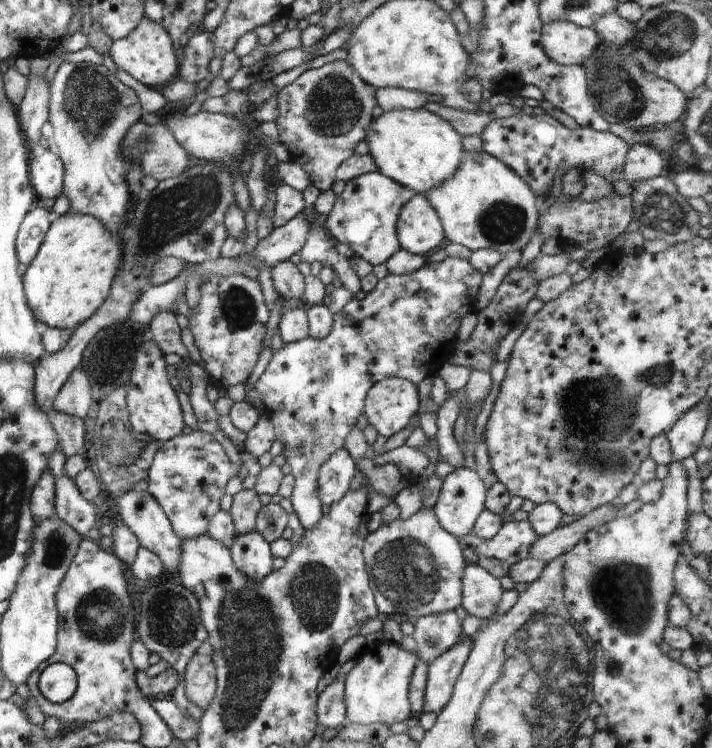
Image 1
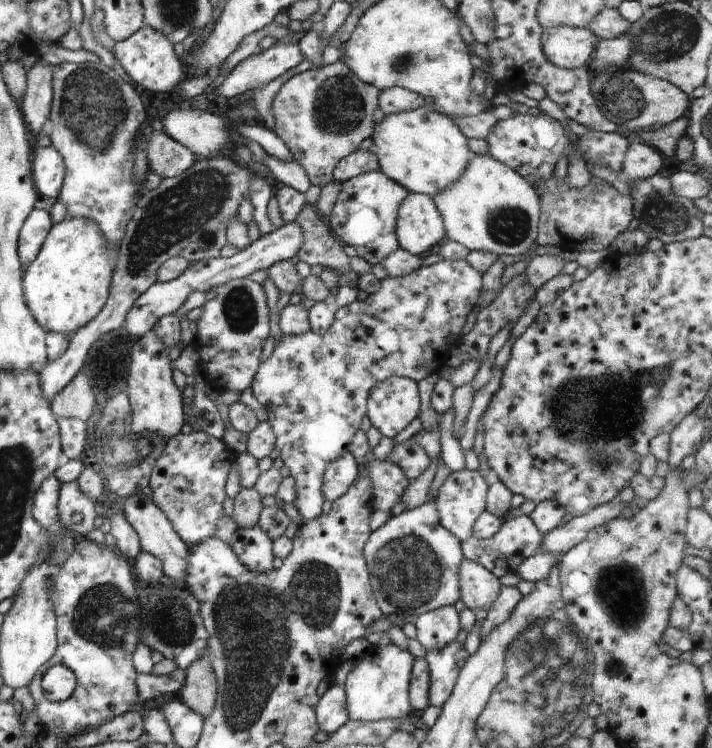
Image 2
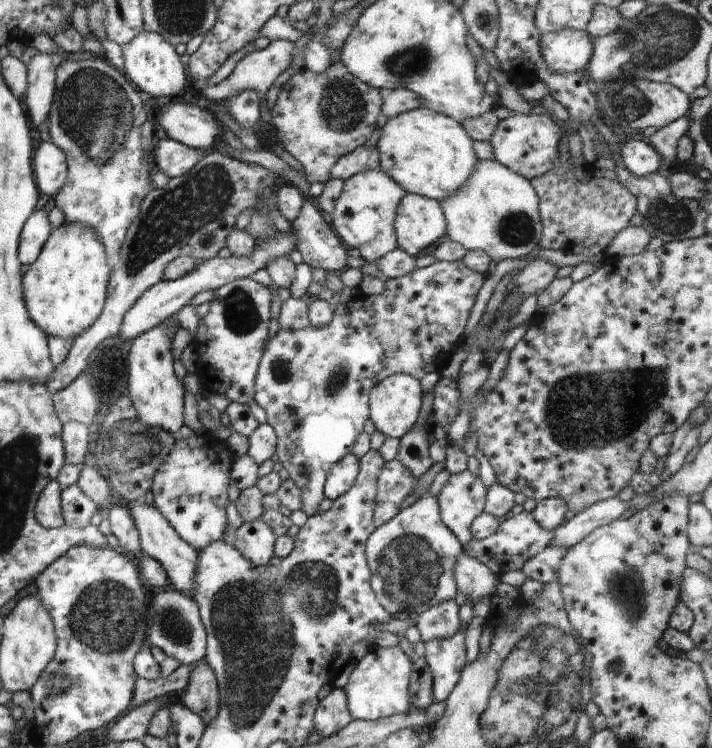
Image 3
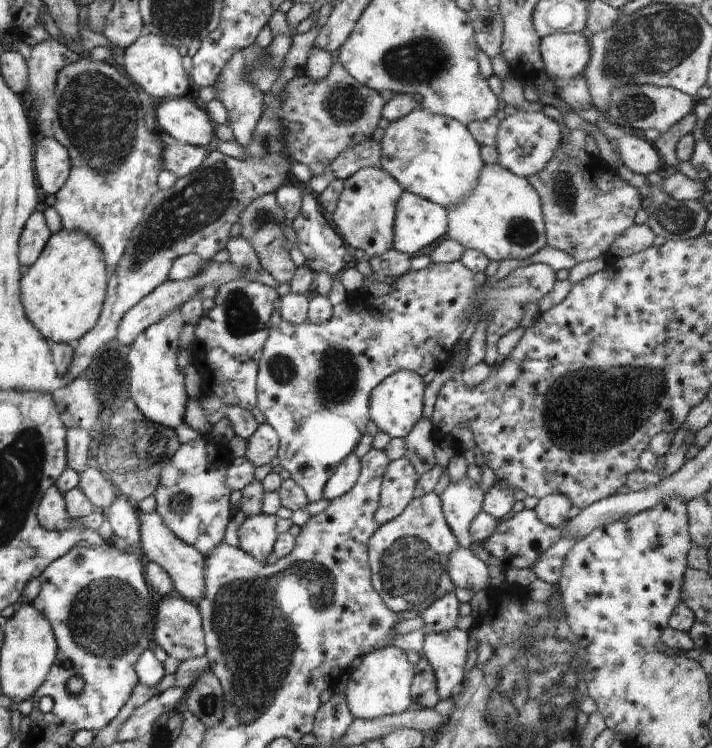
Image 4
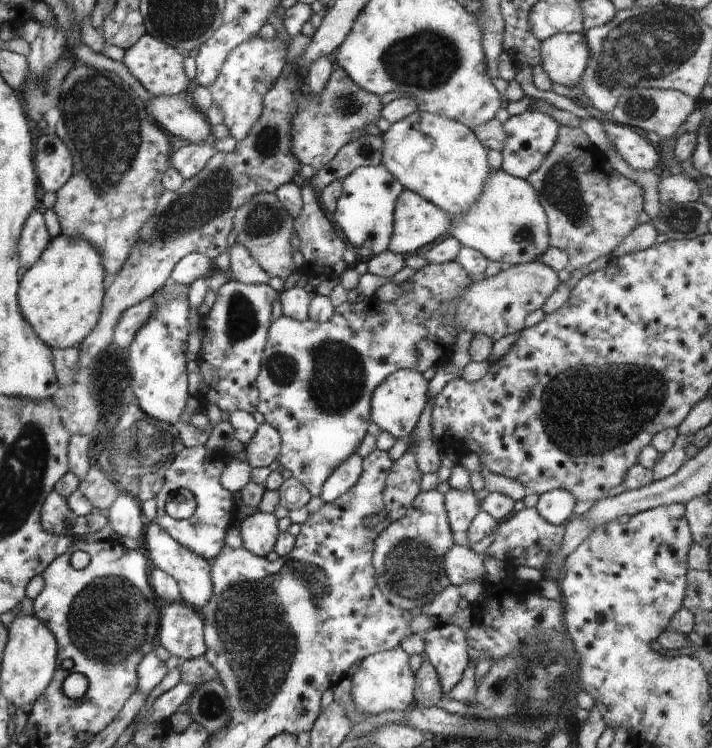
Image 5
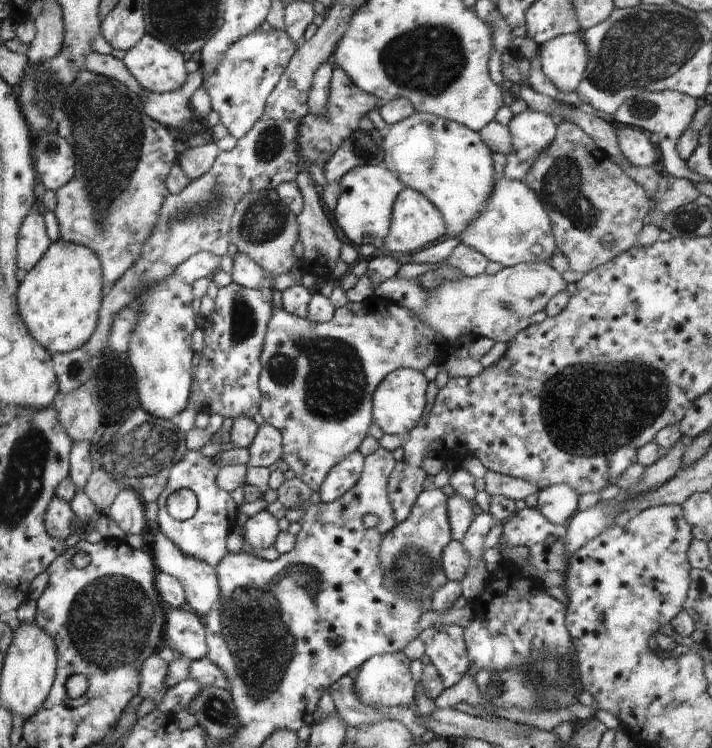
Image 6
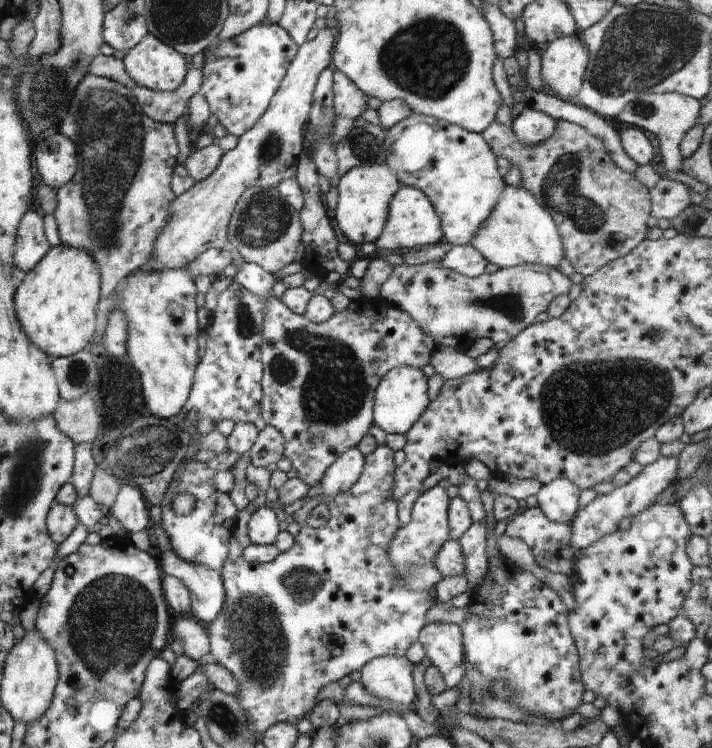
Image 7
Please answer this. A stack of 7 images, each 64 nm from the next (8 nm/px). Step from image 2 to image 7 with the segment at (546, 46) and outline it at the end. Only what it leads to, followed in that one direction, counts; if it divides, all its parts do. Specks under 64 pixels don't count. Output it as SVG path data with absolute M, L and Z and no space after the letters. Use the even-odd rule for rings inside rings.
M577 36L556 38L541 56L542 80L561 99L572 98L582 88L588 61L588 51Z

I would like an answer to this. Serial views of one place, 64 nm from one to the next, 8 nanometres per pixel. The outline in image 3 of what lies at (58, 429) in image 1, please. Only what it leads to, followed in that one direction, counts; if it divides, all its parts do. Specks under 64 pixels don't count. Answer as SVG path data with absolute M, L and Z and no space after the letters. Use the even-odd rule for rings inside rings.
M76 420L62 424L66 463L84 467L84 456L88 453L88 440L90 440L88 433L88 427Z

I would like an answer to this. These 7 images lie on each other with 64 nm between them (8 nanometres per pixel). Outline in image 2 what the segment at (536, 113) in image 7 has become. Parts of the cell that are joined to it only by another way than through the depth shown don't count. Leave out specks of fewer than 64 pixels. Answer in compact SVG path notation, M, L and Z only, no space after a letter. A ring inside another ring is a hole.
M525 110L507 120L497 120L486 136L486 144L490 156L515 170L534 188L538 188L541 182L550 180L556 163L572 150L571 141L560 122L544 112L535 116L529 115Z

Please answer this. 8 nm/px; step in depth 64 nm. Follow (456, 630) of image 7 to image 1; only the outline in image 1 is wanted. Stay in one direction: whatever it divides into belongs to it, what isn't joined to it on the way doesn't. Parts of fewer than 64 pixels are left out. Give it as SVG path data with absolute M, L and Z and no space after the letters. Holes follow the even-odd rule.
M463 632L452 648L428 665L423 713L440 714L444 710L452 696L456 679L470 656L471 644L472 638Z

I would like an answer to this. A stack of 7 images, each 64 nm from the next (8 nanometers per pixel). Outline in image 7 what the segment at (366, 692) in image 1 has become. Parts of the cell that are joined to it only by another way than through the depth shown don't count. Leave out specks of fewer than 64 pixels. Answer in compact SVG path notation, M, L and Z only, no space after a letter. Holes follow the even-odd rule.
M380 656L372 658L361 670L361 681L372 696L378 700L388 700L394 706L409 706L416 698L416 685L411 670L413 664L402 656Z

